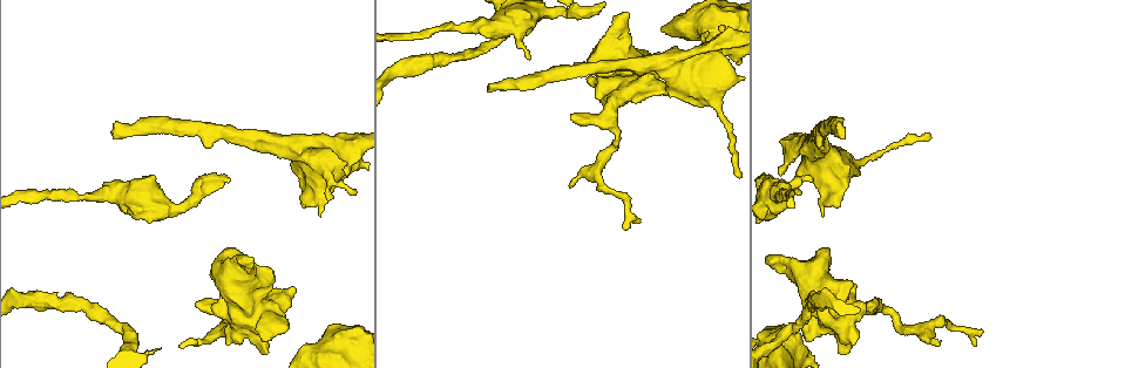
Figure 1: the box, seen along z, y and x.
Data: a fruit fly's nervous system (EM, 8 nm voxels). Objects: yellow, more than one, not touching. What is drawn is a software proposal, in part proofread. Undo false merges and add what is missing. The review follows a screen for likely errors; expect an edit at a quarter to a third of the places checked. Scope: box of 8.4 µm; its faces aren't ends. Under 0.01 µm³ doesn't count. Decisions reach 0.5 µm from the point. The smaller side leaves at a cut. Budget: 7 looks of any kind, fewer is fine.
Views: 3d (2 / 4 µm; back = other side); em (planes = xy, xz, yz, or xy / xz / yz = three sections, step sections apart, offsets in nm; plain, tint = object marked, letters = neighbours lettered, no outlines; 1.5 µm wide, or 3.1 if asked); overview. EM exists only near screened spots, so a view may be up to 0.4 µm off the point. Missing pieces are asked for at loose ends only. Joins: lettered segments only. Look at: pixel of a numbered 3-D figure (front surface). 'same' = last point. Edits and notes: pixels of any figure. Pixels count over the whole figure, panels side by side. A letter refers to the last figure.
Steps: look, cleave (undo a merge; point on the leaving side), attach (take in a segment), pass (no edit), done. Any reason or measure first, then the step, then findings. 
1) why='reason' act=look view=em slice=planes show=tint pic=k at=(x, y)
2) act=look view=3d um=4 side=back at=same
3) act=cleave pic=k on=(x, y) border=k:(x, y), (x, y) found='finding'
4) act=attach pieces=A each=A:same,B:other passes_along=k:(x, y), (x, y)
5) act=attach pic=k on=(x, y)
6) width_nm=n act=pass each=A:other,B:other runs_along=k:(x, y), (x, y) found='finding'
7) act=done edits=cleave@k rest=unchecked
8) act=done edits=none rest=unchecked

act=look view=em um=3.1 slice=planes show=plain pic=1 at=(271, 309)

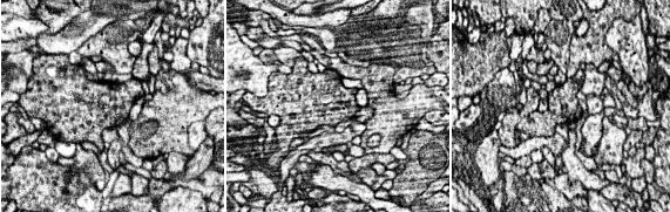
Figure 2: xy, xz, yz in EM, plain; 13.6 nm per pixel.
why='what lies round it' act=look view=em um=3.1 slice=planes show=letters at=same

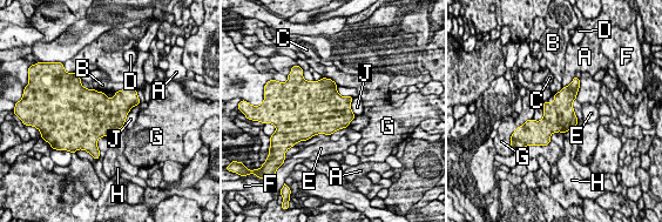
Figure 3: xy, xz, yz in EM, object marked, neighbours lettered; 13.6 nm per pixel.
act=pass each=A:other,B:other,C:other,D:other,E:other,F:other,G:other,H:other,J:other border=3:(139, 103), (130, 109), (123, 126) found='continuous, no second cell'

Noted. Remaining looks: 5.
why='end of a long branch' act=look view=em slice=planes show=plain pic=1 at=(843, 137)

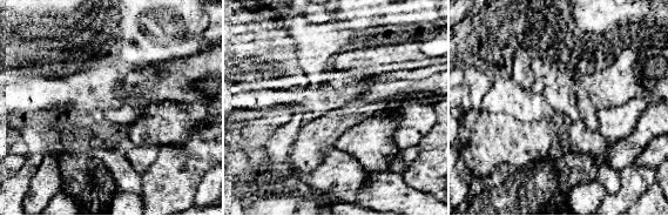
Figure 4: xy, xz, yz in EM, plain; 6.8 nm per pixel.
act=look view=em slice=planes show=letters at=same

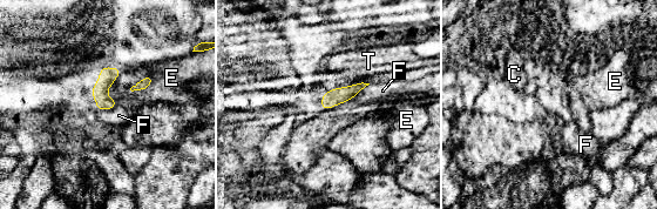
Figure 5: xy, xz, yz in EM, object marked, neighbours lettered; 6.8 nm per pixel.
act=pass each=C:other,E:other,F:other,T:other border=5:(154, 79), (146, 88), (129, 89) found='no lettered segment goes on from it'

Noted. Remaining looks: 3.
act=done edits=none rest=unchecked

